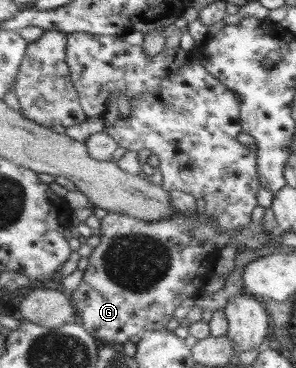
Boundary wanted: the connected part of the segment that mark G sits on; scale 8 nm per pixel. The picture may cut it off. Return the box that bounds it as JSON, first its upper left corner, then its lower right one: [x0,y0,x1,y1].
[69,190,220,347]

